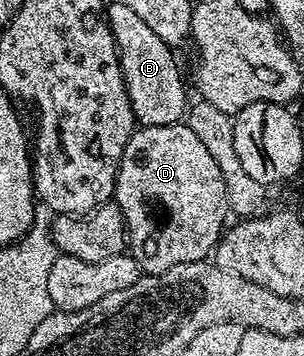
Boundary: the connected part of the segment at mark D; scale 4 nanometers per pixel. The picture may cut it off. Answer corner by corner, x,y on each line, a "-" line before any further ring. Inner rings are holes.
184,123
135,128
120,159
112,201
124,217
128,252
146,275
163,273
180,263
207,260
227,224
224,175
220,175
220,167
216,167
216,159
212,159
204,143

